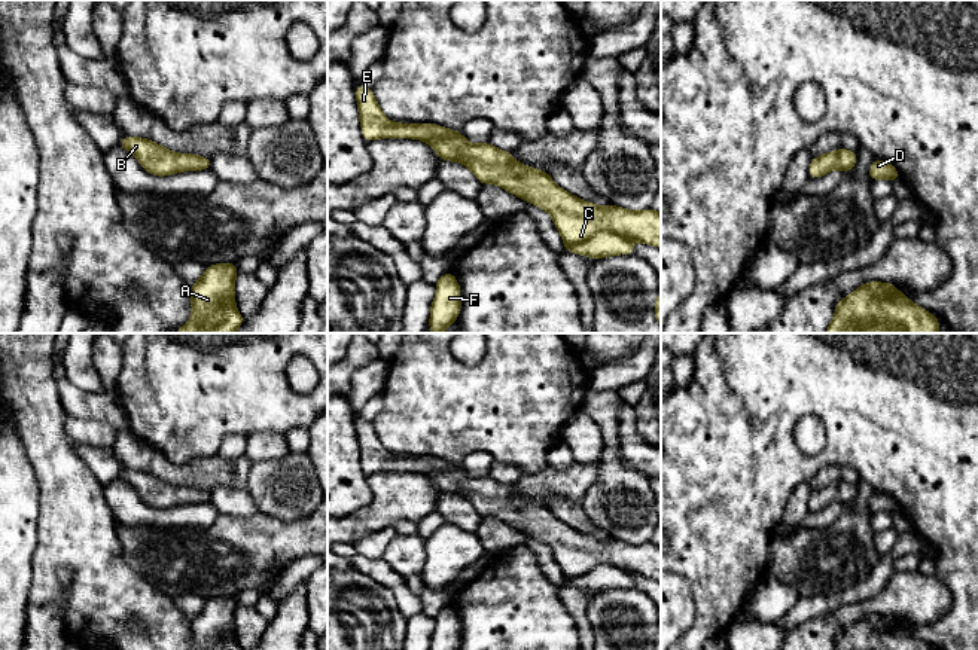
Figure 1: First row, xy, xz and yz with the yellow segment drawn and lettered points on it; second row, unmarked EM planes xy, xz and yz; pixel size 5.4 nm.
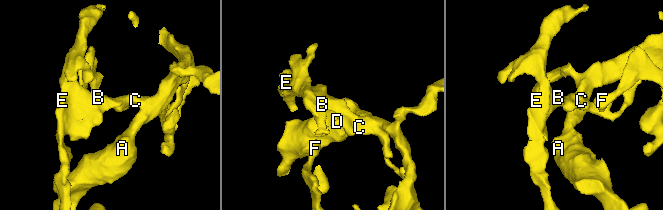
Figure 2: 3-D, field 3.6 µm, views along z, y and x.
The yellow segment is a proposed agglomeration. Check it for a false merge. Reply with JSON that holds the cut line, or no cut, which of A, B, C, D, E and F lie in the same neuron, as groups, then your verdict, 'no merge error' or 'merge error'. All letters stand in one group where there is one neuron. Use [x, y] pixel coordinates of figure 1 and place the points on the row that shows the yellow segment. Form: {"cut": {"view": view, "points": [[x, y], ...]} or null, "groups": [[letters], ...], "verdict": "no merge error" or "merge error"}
{"cut": null, "groups": [["A", "B", "C", "D", "E", "F"]], "verdict": "no merge error"}

